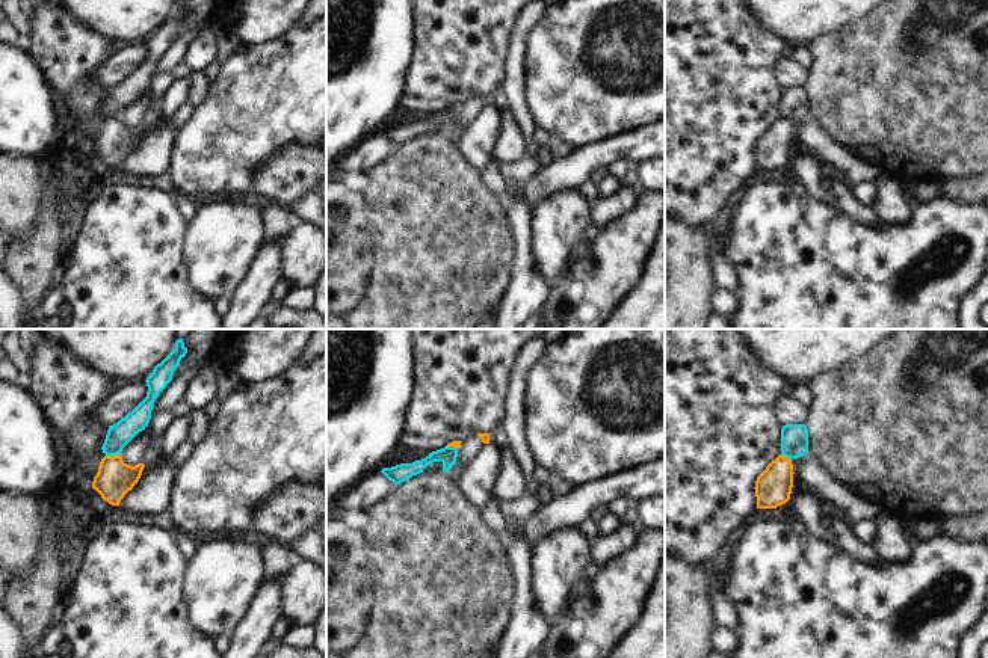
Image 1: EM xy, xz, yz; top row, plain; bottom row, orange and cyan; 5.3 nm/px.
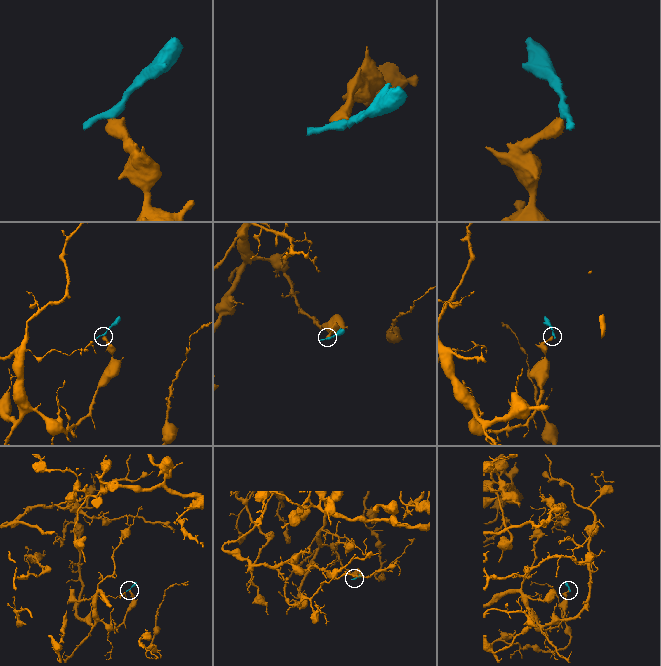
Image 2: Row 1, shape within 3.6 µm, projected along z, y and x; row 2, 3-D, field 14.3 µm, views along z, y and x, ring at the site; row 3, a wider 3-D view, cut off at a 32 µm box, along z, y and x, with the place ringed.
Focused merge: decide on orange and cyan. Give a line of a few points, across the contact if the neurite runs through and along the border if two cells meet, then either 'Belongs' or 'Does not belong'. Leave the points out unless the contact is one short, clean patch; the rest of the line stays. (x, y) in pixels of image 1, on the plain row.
Line: xy (120, 115), (106, 118). Does not belong.

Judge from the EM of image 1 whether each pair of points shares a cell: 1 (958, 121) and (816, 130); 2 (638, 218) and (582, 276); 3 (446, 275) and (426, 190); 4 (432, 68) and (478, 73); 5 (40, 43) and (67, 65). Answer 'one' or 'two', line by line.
1: two
2: one
3: one
4: one
5: one

